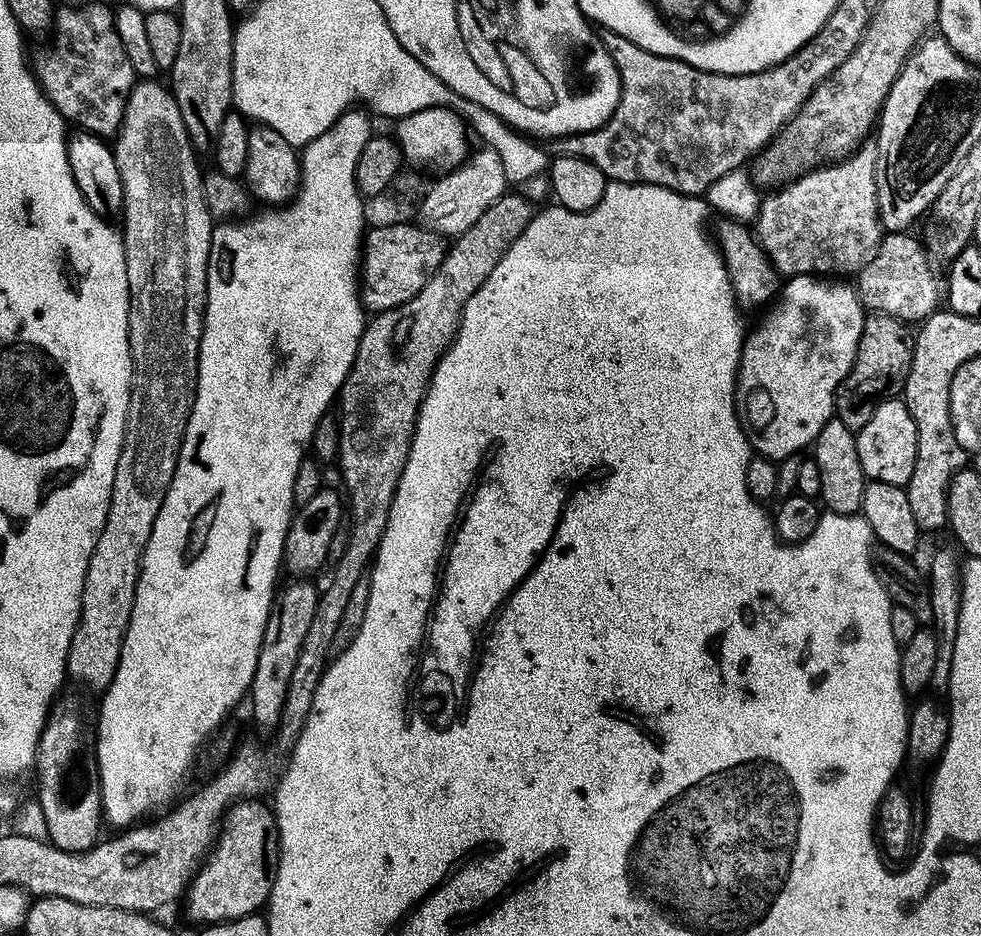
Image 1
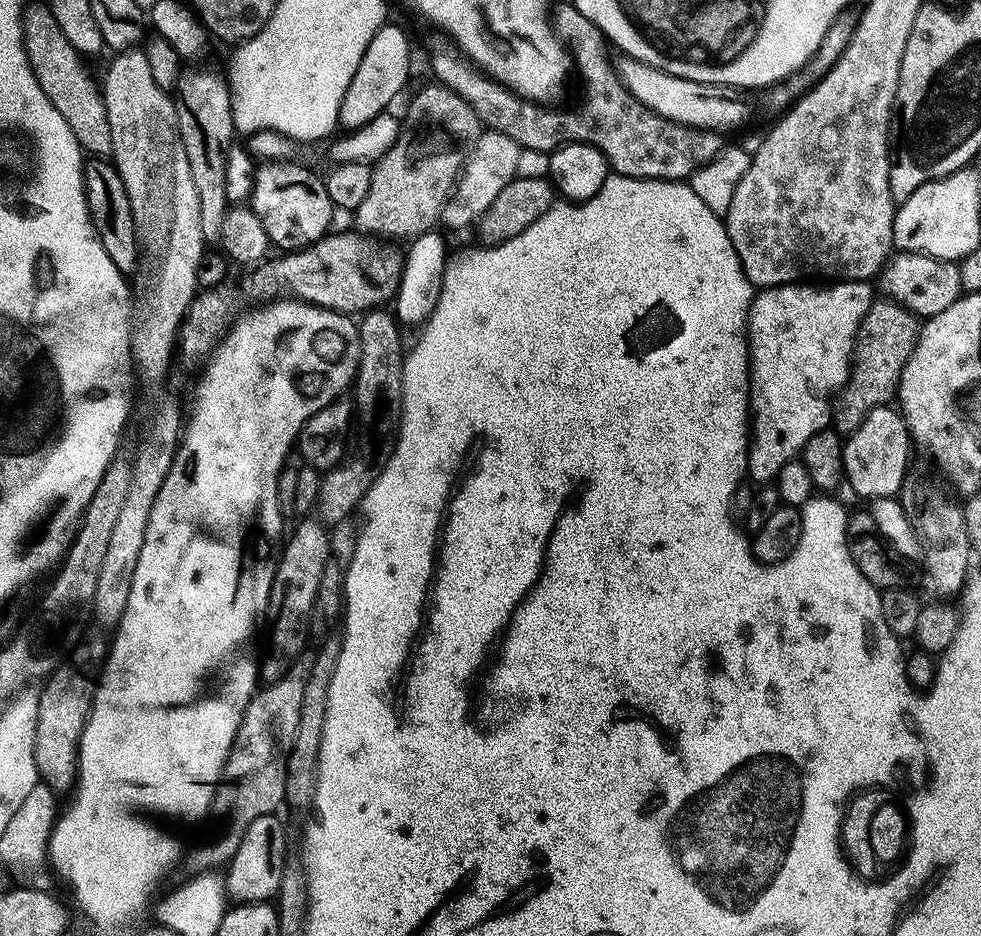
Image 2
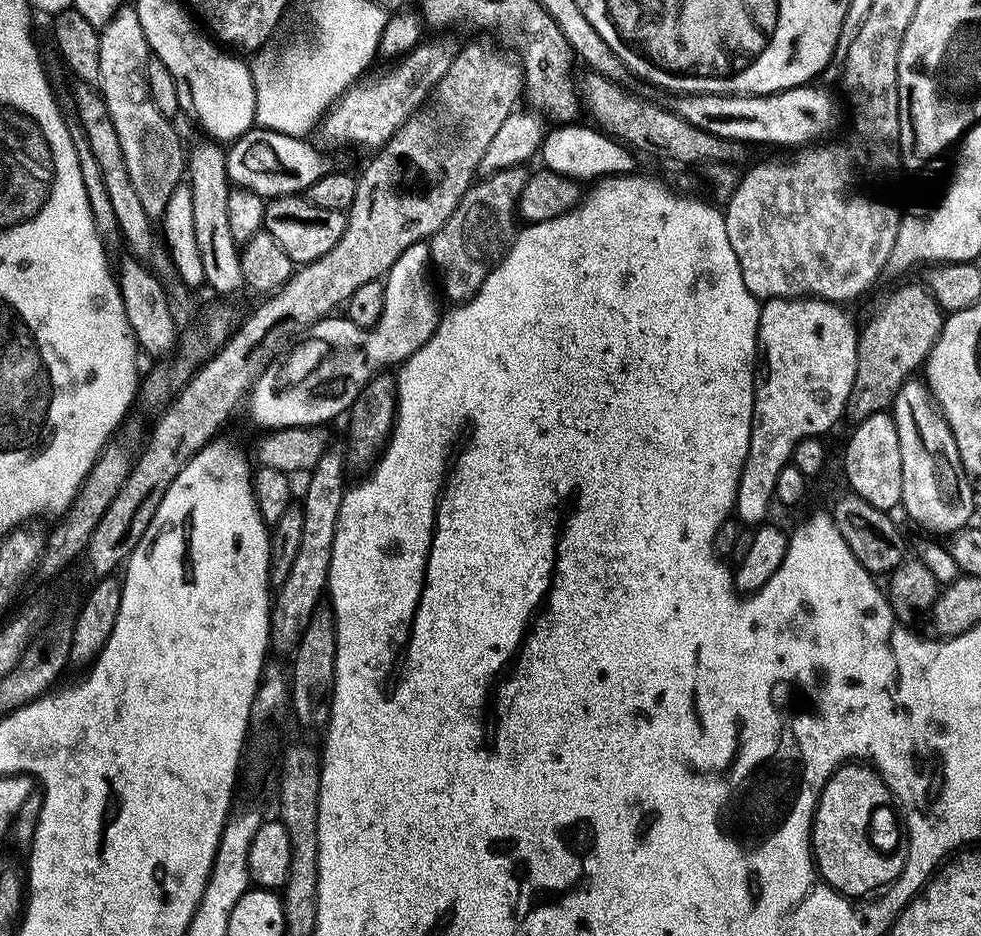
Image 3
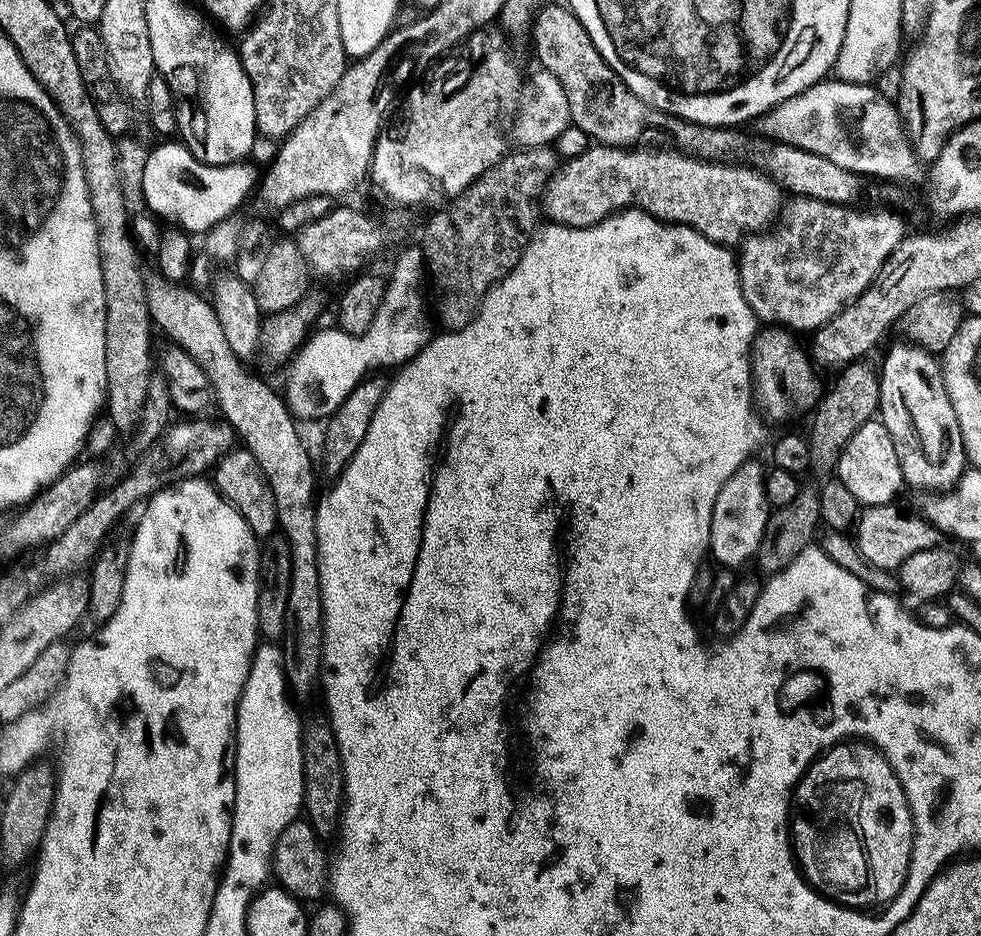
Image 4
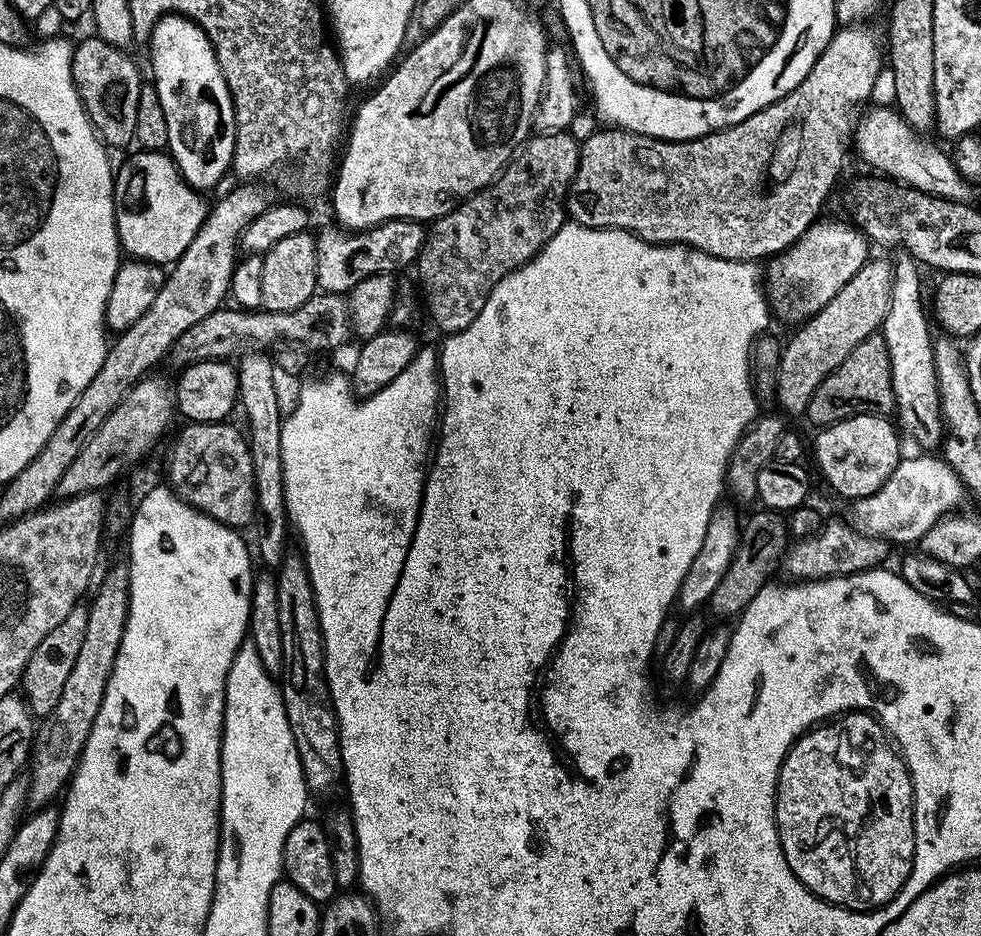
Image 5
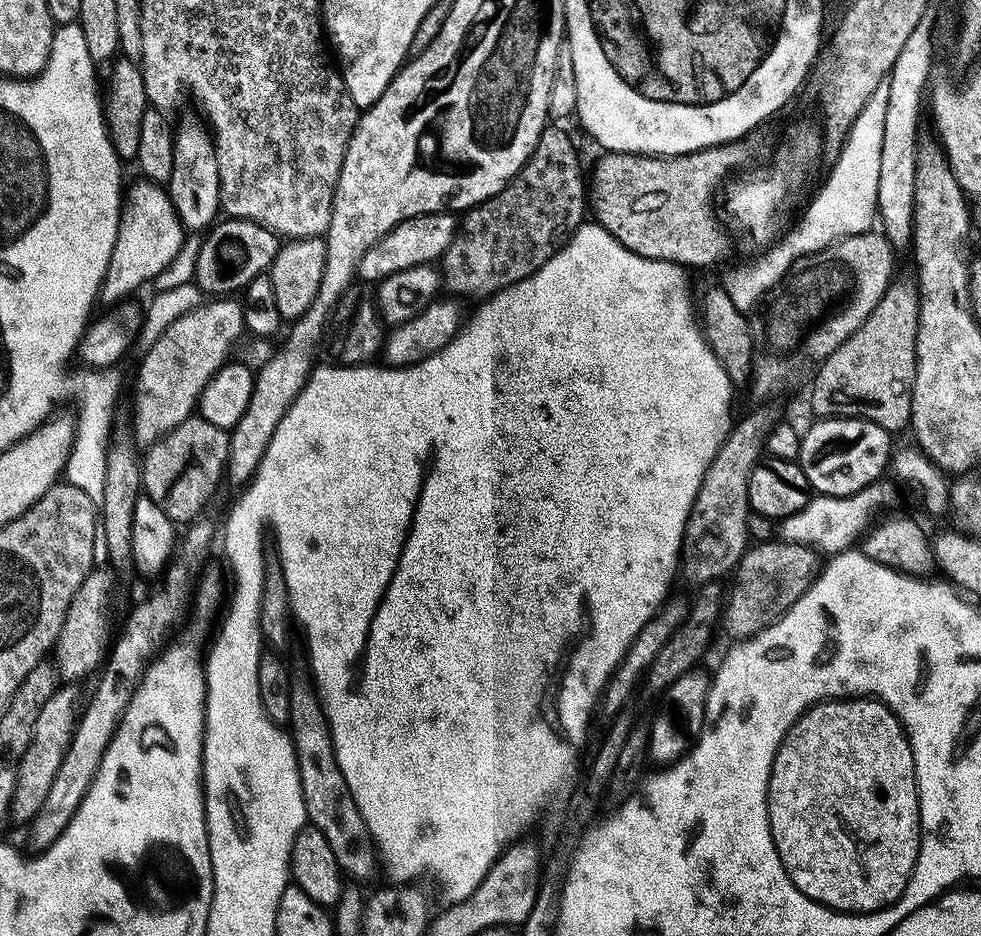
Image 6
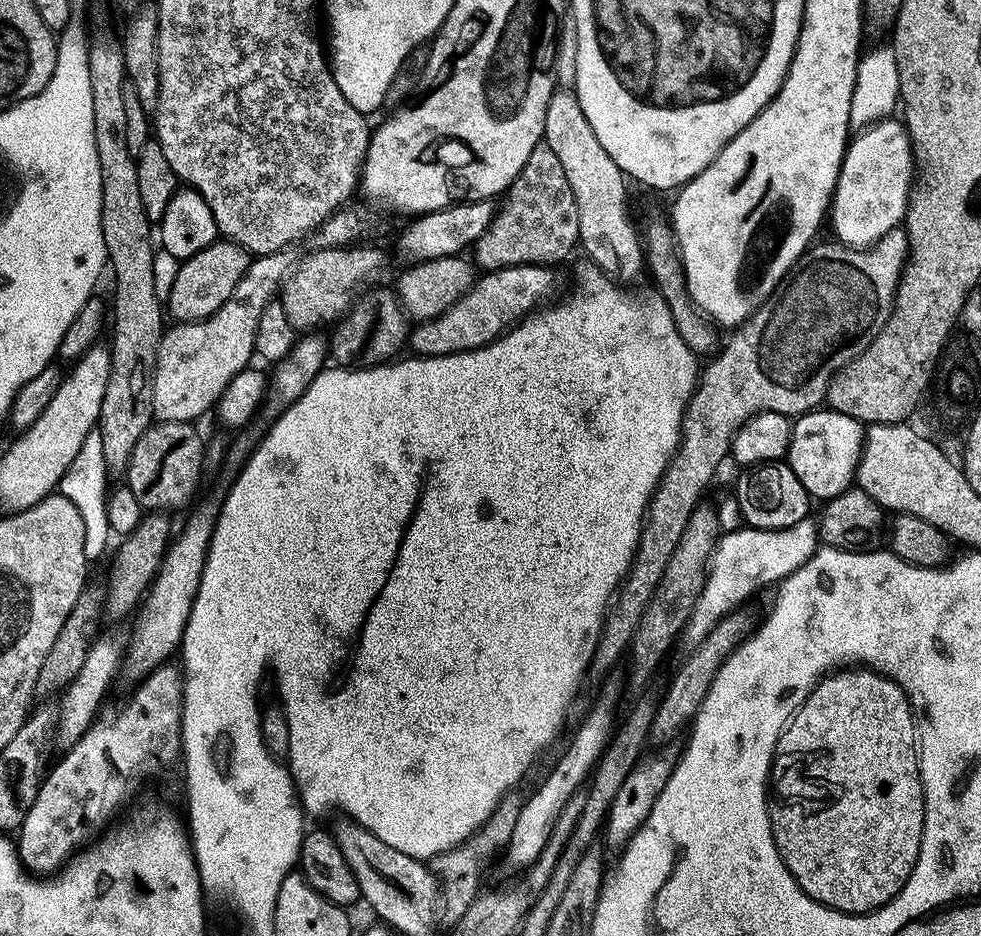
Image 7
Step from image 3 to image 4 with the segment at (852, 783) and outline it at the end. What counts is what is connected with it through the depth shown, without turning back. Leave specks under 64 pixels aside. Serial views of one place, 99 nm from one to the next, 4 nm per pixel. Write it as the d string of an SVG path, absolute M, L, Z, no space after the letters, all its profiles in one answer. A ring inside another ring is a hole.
M849 738L833 744L827 750L821 751L820 755L808 765L808 768L804 771L803 778L798 781L794 789L794 811L790 816L790 843L796 863L804 879L821 896L826 896L828 899L836 901L837 904L843 904L846 908L855 908L857 910L871 909L873 907L872 903L864 898L864 874L866 874L864 858L862 858L862 852L858 850L854 834L848 828L844 828L844 826L834 826L836 816L834 814L830 816L832 804L834 804L832 798L828 802L822 802L822 796L820 796L820 802L814 800L814 796L818 796L818 784L822 782L824 776L826 778L832 778L832 776L834 778L840 778L840 776L858 776L858 778L864 778L866 784L870 786L870 792L874 792L876 796L880 794L884 800L894 802L894 814L898 814L900 824L912 824L912 814L906 814L908 799L902 790L902 782L898 782L890 762L873 744L868 743L863 738ZM818 810L820 810L820 826L824 826L824 836L818 836Z

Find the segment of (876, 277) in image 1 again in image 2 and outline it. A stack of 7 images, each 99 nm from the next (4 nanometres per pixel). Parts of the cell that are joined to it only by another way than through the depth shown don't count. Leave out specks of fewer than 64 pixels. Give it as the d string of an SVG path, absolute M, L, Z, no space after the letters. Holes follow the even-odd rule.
M897 251L885 263L879 273L880 288L885 297L895 300L904 308L909 308L918 318L927 318L934 314L942 314L946 306L954 306L964 292L960 265L955 260L939 260L917 252Z

